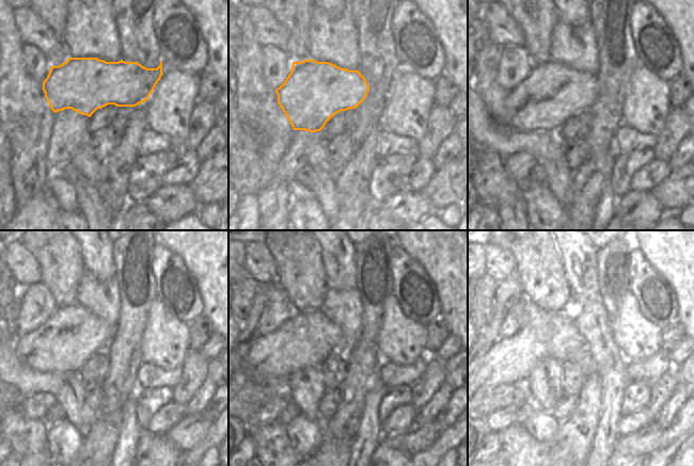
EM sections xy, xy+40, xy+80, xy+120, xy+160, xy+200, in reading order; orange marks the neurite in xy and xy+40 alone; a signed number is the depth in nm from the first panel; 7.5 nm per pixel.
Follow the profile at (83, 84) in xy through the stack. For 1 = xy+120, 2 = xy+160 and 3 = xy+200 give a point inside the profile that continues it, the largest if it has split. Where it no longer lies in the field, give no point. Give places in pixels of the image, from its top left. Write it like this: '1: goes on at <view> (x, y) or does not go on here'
1: goes on at xy+120 (73, 334)
2: goes on at xy+160 (306, 339)
3: goes on at xy+200 (495, 360)

